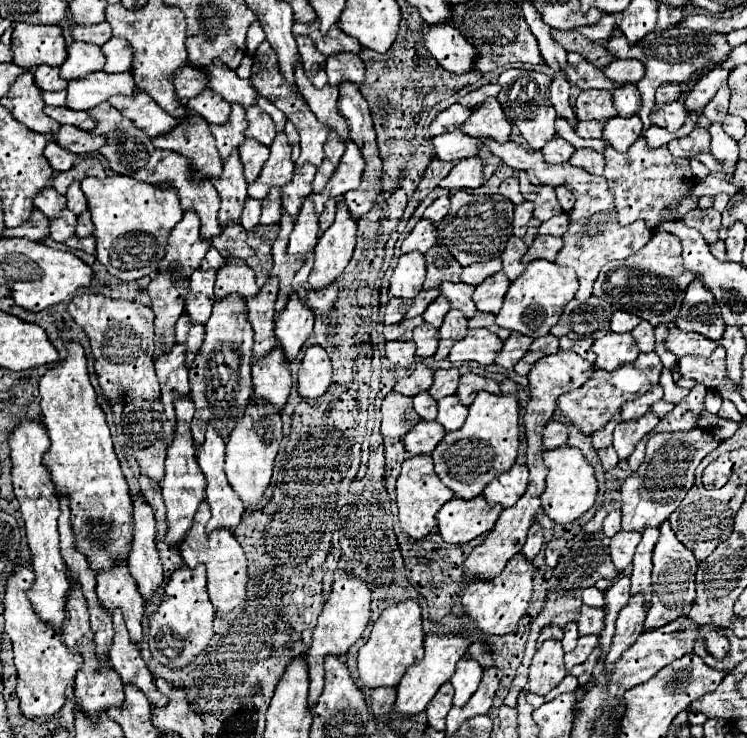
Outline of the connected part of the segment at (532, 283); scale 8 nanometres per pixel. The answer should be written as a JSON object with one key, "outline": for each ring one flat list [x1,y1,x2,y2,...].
{"outline":[[533,260,527,264,525,274,521,274,507,290,501,312,497,314,497,324,507,330,515,330,529,338,545,336,563,314,569,300,577,292,577,276,571,268,561,268,549,260]]}

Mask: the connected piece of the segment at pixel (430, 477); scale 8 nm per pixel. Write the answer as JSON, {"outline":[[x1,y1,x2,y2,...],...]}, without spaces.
{"outline":[[429,454,407,458,403,462,401,476,397,478,397,506,399,506,399,520,401,520,403,532,407,532,415,540,425,538,437,526,435,514,453,496,455,494,435,474,435,470,433,470,433,458]]}

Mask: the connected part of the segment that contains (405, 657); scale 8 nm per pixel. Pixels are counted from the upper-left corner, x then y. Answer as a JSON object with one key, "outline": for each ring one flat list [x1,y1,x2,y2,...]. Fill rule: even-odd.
{"outline":[[405,600,385,608,379,620,373,624,369,640,359,650,359,678,365,688,397,686,405,670,419,662,425,654,423,648,423,626,421,626,421,606,417,600]]}

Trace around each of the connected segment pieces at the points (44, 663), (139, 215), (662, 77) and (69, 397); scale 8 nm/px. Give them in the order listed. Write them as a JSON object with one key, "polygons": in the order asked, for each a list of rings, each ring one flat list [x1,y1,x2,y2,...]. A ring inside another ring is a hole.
{"polygons":[[[29,564,15,566,13,574,5,582,5,632,13,642,13,662,17,668,17,688,15,694,21,702,21,714,27,718,51,718,65,704,65,690,73,684,75,672,79,670,83,658,79,652,69,650,63,642,61,632,45,624,33,610,27,588,33,584,33,570]],[[119,174,107,176,105,180,93,176,85,178,81,182,81,190,87,198,87,208,95,224,95,258,107,268,107,272,123,282,155,274,165,256,169,232,183,218,177,190,137,182,135,178]],[[673,26,669,30,661,30,659,36,647,36,643,38,639,44,635,46,629,46,623,32,621,30,615,30,613,32,613,38,607,42,607,50,611,52,611,56,615,58,637,58,645,64,647,68,647,74,645,74,645,80,639,80,637,82,637,88,641,92,641,98,643,98,643,106,639,110,639,118,643,120,643,126,645,130,651,126,649,122,649,114,651,114,651,108,655,106,655,86,659,84,665,84,665,82,689,82,691,80,691,74,695,74,695,70,699,70,699,76,703,76,703,68,701,66,709,66,709,70,713,70,711,62,715,62,715,66,721,66,729,52,731,52,731,46,727,44,727,36,725,34,715,34,715,32,695,32,695,30,687,30,685,26]],[[65,342,67,358,57,364,55,368,47,370,39,380,39,394,41,394,41,412,43,424,47,426,51,446,43,464,49,468,57,494,63,492,69,496,71,502,71,526,75,532,75,546,83,552,91,564,91,570,101,572,109,570,117,560,125,560,129,554,129,542,133,538,133,504,129,486,121,472,119,460,113,452,113,442,109,434,109,426,105,422,105,412,97,404,97,394,89,382,87,360,83,354,83,346,77,342]]]}

